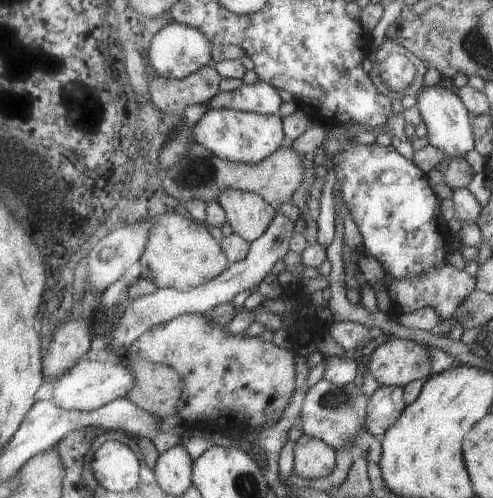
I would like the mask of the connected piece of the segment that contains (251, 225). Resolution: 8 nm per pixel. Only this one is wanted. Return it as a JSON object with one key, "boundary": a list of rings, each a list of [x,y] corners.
{"boundary":[[[237,188],[223,190],[217,202],[225,208],[233,231],[249,243],[260,239],[278,214],[264,196]]]}

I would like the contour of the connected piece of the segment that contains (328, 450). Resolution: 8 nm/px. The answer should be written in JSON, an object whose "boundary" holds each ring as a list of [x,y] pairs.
{"boundary":[[[303,435],[295,444],[293,473],[304,479],[329,476],[335,468],[335,451],[323,440]]]}

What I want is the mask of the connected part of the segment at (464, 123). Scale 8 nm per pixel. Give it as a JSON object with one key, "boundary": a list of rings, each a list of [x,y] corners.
{"boundary":[[[439,86],[429,88],[422,95],[421,100],[417,101],[417,106],[427,126],[430,145],[448,155],[449,159],[464,157],[467,152],[476,149],[473,117],[454,89],[447,91],[442,90]]]}

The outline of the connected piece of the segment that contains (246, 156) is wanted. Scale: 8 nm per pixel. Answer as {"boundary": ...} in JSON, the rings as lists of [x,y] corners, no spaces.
{"boundary":[[[211,108],[205,116],[194,121],[197,126],[193,130],[195,140],[208,148],[215,156],[223,160],[259,164],[276,150],[281,148],[285,136],[284,121],[278,115],[262,115],[238,110],[217,110]]]}

